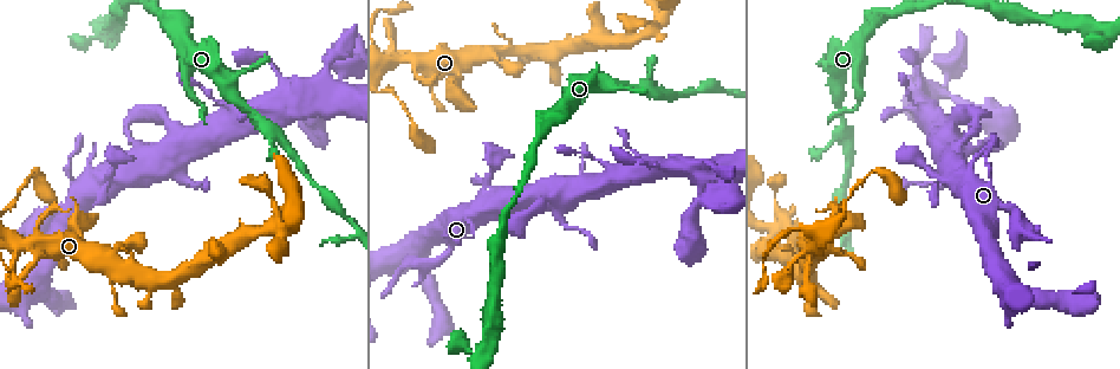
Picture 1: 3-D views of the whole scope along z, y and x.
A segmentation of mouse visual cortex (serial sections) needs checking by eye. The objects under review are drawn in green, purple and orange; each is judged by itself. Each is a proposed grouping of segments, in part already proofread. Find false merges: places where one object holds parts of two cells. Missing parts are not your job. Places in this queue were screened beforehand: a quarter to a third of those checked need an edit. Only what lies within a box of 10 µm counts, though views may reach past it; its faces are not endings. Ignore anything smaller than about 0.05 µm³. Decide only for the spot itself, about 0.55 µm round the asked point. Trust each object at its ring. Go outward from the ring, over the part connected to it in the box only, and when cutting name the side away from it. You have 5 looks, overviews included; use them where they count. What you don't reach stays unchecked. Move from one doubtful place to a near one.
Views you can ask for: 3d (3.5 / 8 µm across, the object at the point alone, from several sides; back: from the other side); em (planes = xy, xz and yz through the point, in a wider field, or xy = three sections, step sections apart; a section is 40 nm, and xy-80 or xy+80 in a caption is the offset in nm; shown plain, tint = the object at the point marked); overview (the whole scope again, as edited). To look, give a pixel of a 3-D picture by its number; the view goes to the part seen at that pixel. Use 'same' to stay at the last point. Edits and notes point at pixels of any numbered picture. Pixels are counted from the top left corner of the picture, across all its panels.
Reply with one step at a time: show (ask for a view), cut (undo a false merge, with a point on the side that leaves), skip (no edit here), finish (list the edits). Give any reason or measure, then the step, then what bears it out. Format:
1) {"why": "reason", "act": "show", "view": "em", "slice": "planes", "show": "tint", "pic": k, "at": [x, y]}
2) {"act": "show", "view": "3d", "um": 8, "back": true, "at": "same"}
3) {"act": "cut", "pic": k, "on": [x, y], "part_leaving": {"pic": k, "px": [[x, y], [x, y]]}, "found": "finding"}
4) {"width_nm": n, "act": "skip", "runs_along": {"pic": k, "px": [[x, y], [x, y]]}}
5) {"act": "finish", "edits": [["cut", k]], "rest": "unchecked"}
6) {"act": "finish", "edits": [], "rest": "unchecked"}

{"why": "thin neck", "act": "show", "view": "3d", "um": 8, "pic": 1, "at": [649, 164]}

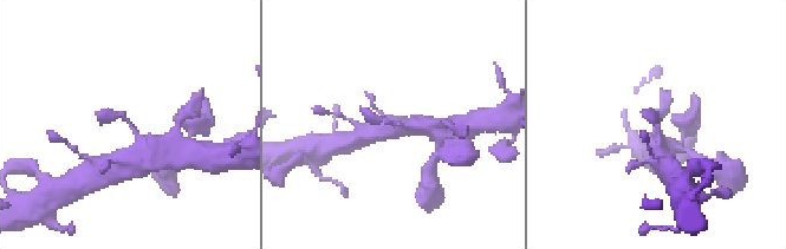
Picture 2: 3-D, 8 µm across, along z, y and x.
{"arm_widths_nm": [300, 300], "act": "show", "view": "em", "slice": "planes", "show": "tint", "at": "same"}

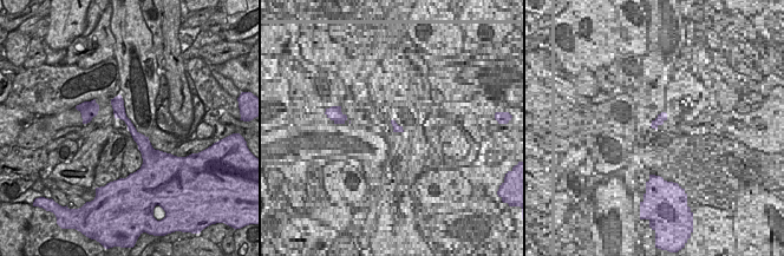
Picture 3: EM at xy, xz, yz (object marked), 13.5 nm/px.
{"act": "skip", "runs_along": {"pic": 2, "px": [[144, 154], [122, 113], [99, 113]]}, "found": "continuous, no second cell"}

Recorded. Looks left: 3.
{"why": "thin arm on a thick one", "act": "show", "view": "3d", "um": 8, "pic": 1, "at": [272, 226]}

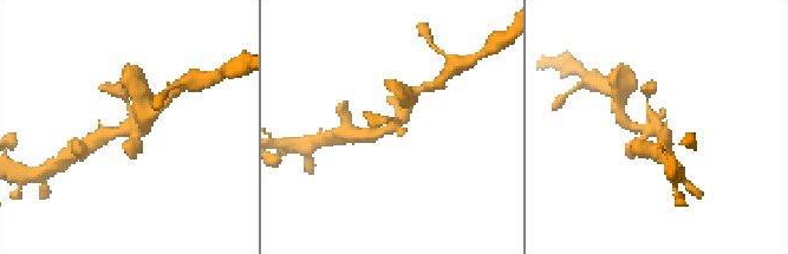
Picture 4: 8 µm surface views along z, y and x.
{"why": "closer look", "act": "show", "view": "3d", "um": 3.5, "at": "same"}

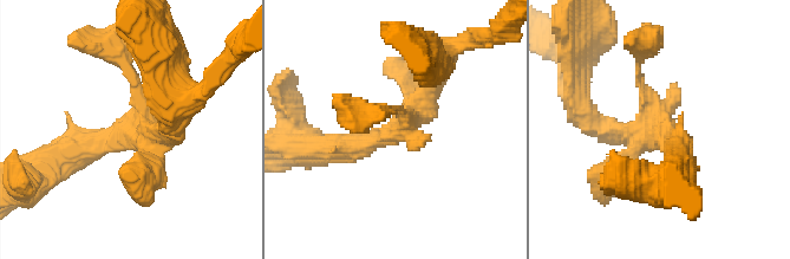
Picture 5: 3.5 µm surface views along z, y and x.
{"arms": 4, "arm_widths_nm": [100, 250, 250, 400], "why": "need the tissue", "act": "show", "view": "em", "slice": "xy", "step": 2, "show": "tint", "pic": 5, "at": [131, 134]}

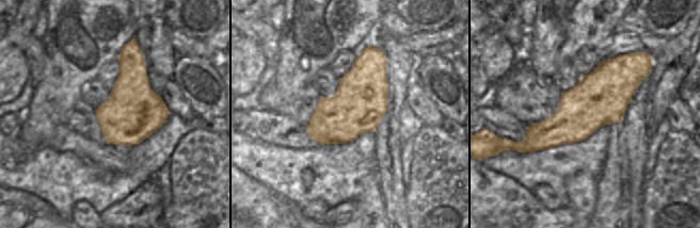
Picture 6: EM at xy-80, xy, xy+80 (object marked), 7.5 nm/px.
{"act": "skip", "runs_along": {"pic": 6, "px": [[643, 74], [526, 146]]}, "found": "continuous, no second cell"}

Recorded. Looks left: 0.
{"act": "finish", "edits": [], "rest": "unchecked"}

